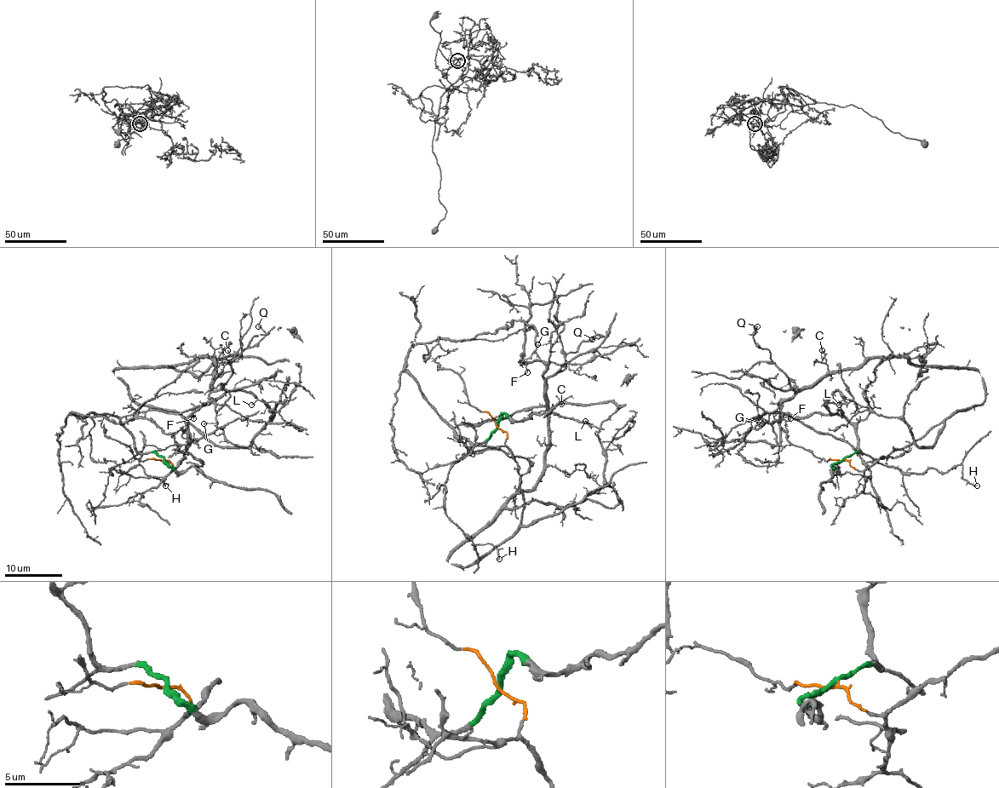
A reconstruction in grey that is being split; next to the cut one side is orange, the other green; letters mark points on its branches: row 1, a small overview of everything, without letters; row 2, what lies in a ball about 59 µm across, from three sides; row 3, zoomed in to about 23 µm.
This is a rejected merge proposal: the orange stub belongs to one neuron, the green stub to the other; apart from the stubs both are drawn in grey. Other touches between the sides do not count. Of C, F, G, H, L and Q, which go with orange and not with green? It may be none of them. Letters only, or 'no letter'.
C, F, G, Q

